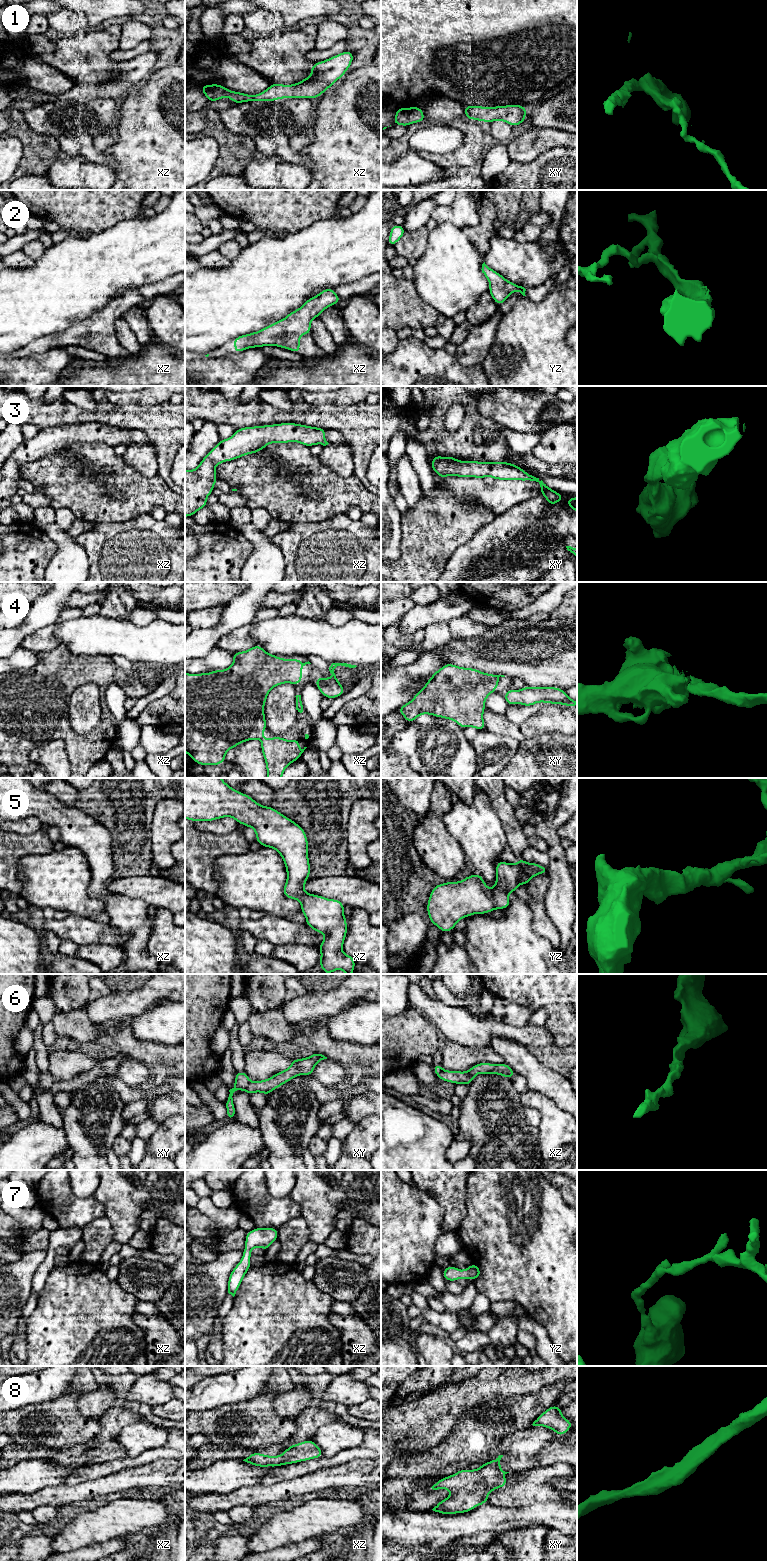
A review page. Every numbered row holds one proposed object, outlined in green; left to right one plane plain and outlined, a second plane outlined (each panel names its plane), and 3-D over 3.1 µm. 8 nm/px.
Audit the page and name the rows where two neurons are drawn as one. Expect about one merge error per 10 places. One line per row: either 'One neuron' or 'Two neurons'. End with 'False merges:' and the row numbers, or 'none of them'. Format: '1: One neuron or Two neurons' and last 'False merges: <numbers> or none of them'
1: One neuron
2: One neuron
3: One neuron
4: One neuron
5: One neuron
6: One neuron
7: One neuron
8: One neuron
False merges: none of them

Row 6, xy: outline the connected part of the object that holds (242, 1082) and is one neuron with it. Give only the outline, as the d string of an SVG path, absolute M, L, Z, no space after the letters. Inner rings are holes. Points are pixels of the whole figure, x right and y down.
M312 1053L310 1057L303 1059L292 1059L292 1063L288 1069L276 1073L269 1079L259 1080L256 1083L253 1083L248 1078L245 1071L236 1072L234 1087L229 1090L229 1097L224 1103L227 1108L227 1120L233 1120L235 1118L236 1110L232 1098L235 1091L244 1090L250 1096L255 1092L262 1092L268 1096L273 1090L277 1089L286 1082L289 1082L296 1076L312 1076L314 1066L324 1059L327 1059L327 1057L320 1053Z

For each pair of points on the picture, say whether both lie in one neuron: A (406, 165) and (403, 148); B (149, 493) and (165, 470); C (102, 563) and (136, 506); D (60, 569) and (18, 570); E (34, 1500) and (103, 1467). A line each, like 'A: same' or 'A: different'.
A: different
B: different
C: different
D: different
E: different

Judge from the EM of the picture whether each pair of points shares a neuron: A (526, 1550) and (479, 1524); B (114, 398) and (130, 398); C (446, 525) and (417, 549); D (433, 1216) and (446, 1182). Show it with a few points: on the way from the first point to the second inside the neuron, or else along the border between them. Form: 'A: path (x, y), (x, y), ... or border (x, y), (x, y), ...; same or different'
A: border (521, 1525), (508, 1528), (499, 1533); different
B: path (118, 398), (126, 398); same
C: path (439, 527), (424, 542); same
D: border (432, 1197), (444, 1210), (441, 1225); different

